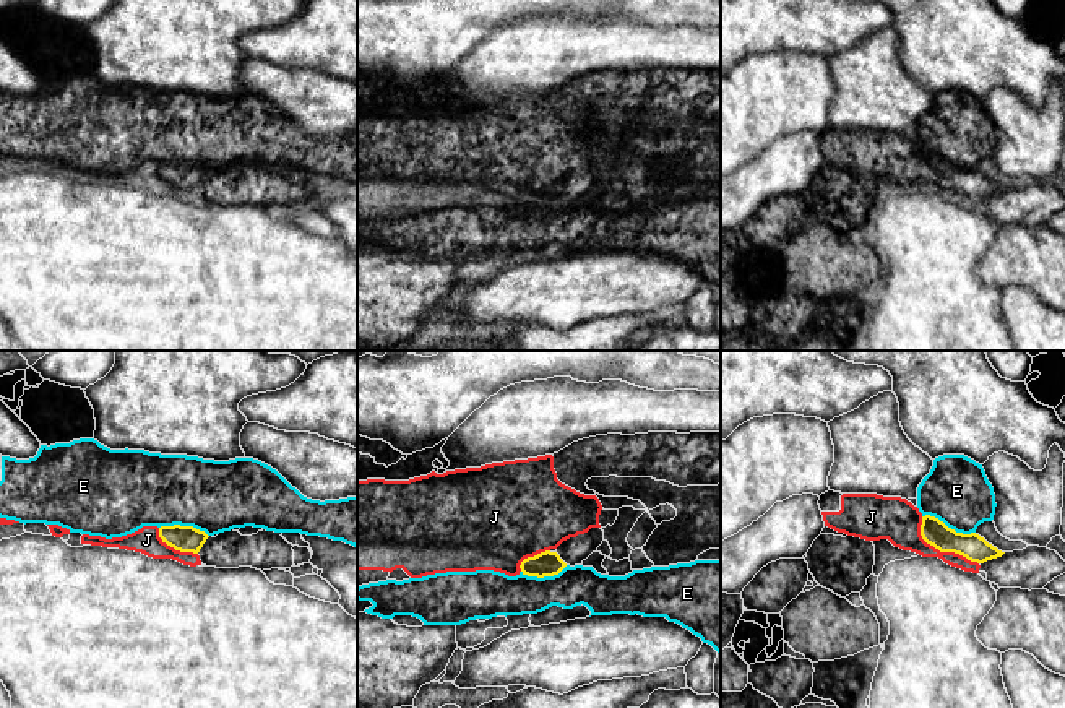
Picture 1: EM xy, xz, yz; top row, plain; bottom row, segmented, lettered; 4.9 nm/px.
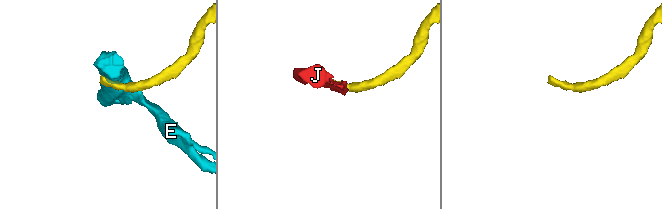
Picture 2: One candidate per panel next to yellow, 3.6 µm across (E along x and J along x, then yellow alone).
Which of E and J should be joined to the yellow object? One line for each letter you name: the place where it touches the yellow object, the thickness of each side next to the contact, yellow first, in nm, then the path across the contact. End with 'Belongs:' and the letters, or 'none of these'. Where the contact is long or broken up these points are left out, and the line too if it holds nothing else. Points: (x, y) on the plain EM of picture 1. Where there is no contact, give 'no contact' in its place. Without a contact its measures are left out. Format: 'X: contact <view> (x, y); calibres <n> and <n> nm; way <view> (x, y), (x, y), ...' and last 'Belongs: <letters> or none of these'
J: contact yz (940, 187); calibres 130 and 220 nm; way yz (934, 168), (940, 179), (940, 187), (900, 158)
Belongs: J

